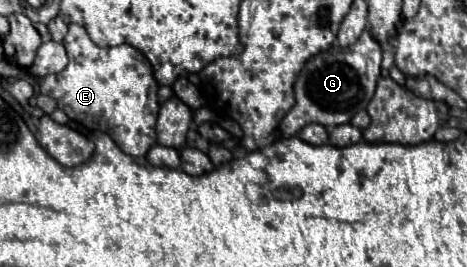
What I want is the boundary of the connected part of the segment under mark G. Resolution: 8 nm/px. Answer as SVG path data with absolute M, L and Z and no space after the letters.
M365 27L353 45L345 49L331 47L329 51L309 59L295 81L295 105L279 123L281 137L293 137L309 123L337 127L341 123L349 123L357 111L363 111L369 105L373 87L381 75L381 51L381 43L371 35L371 29Z

